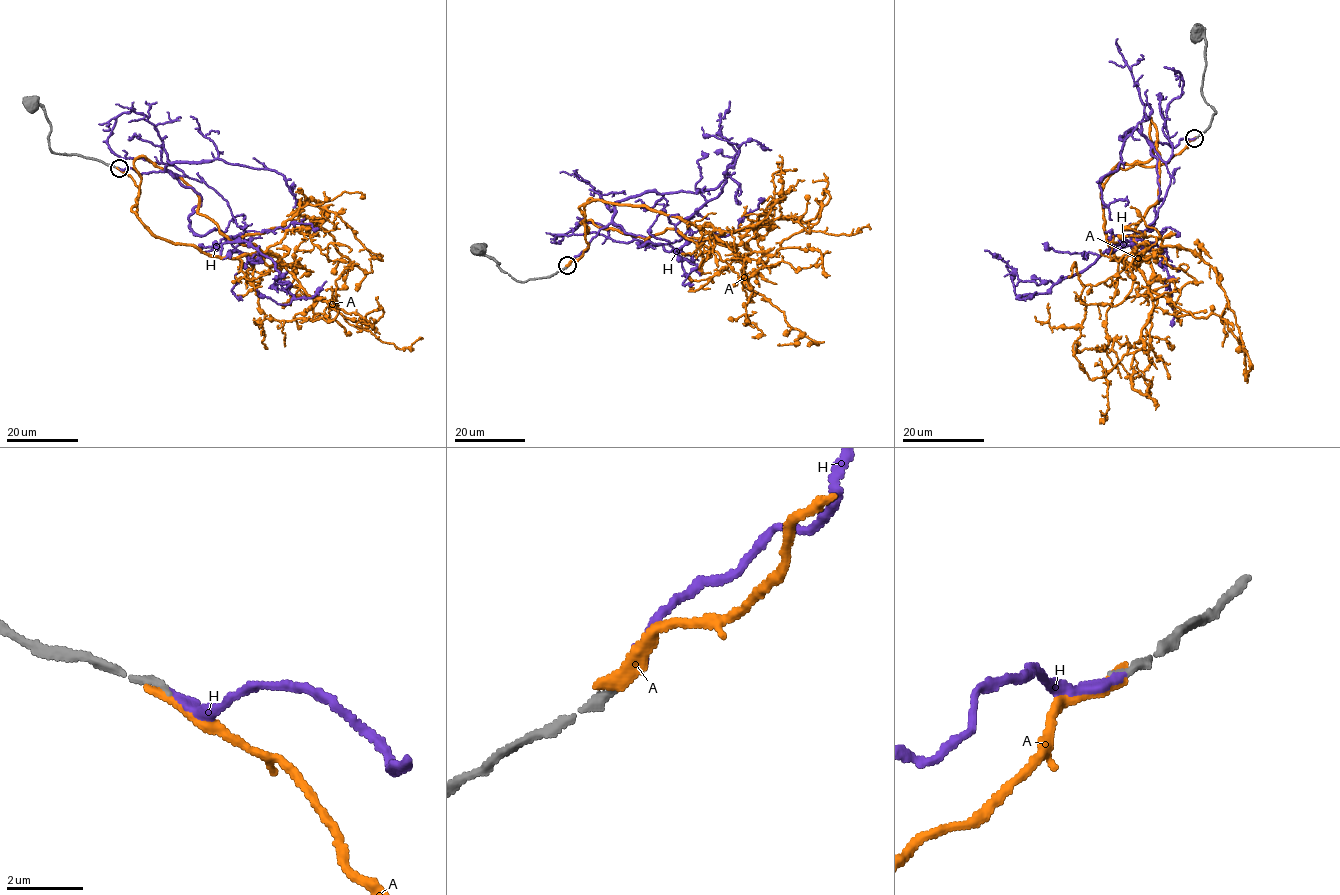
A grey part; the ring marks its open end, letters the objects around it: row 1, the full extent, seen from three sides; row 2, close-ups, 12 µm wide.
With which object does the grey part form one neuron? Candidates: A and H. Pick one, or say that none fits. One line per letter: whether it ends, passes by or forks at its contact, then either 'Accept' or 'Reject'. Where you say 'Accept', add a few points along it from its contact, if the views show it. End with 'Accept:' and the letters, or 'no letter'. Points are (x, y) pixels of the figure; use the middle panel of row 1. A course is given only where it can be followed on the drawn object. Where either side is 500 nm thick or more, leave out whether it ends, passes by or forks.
A: It ends there. Reject
H: It ends there. Accept. Its course: (568, 265), (611, 223), (683, 245), (676, 225), (735, 154), (730, 101)
Accept: H

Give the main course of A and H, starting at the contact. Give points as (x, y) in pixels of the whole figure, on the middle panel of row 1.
A: (567, 266), (593, 200), (746, 230), (730, 246), (750, 250), (742, 271), (800, 332), (778, 344)
H: (568, 265), (611, 223), (683, 245), (676, 225), (735, 154), (730, 101)

